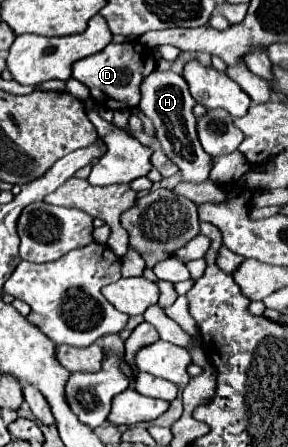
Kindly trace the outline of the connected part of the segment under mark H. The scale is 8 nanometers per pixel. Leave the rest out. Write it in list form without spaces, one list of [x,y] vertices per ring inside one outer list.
[[[154,72],[146,76],[140,84],[140,104],[138,108],[152,120],[154,124],[154,138],[158,140],[164,154],[180,168],[182,182],[202,182],[210,174],[212,158],[202,150],[196,134],[196,116],[192,114],[192,108],[196,100],[188,92],[188,84],[182,76],[174,72]]]

